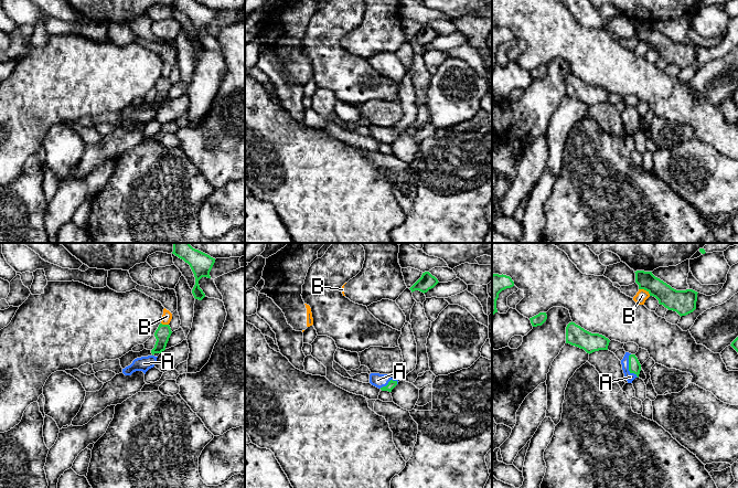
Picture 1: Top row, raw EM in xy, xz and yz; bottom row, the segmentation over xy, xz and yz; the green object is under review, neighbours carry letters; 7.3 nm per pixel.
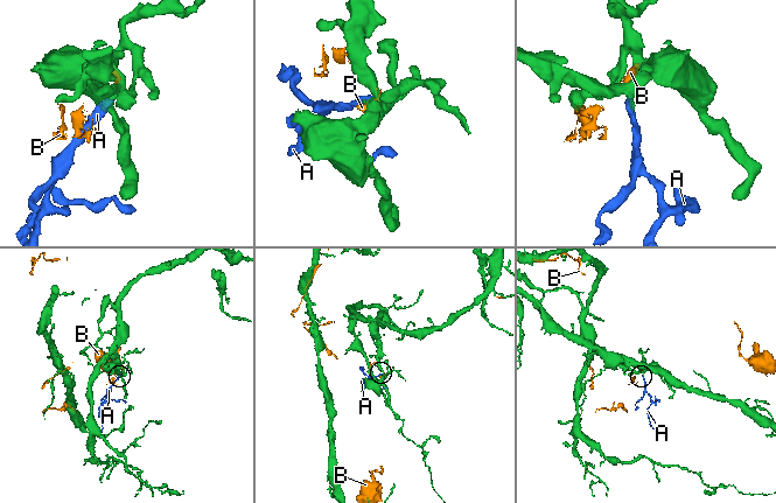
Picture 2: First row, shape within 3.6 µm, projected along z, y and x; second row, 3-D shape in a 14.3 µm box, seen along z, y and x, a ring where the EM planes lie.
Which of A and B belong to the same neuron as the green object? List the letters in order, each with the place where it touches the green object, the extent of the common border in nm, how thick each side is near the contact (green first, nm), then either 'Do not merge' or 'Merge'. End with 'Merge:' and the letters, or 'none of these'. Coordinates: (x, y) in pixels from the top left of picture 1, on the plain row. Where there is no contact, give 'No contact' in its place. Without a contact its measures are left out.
A: Touches green at yz (629, 119). Shared border 190 nm. Thickness 90 nm (green) against 60 nm. Merge
B: Touches green at yz (644, 42). Shared border 100 nm. Thickness 160 nm (green) against 90 nm. Do not merge
Merge: A

